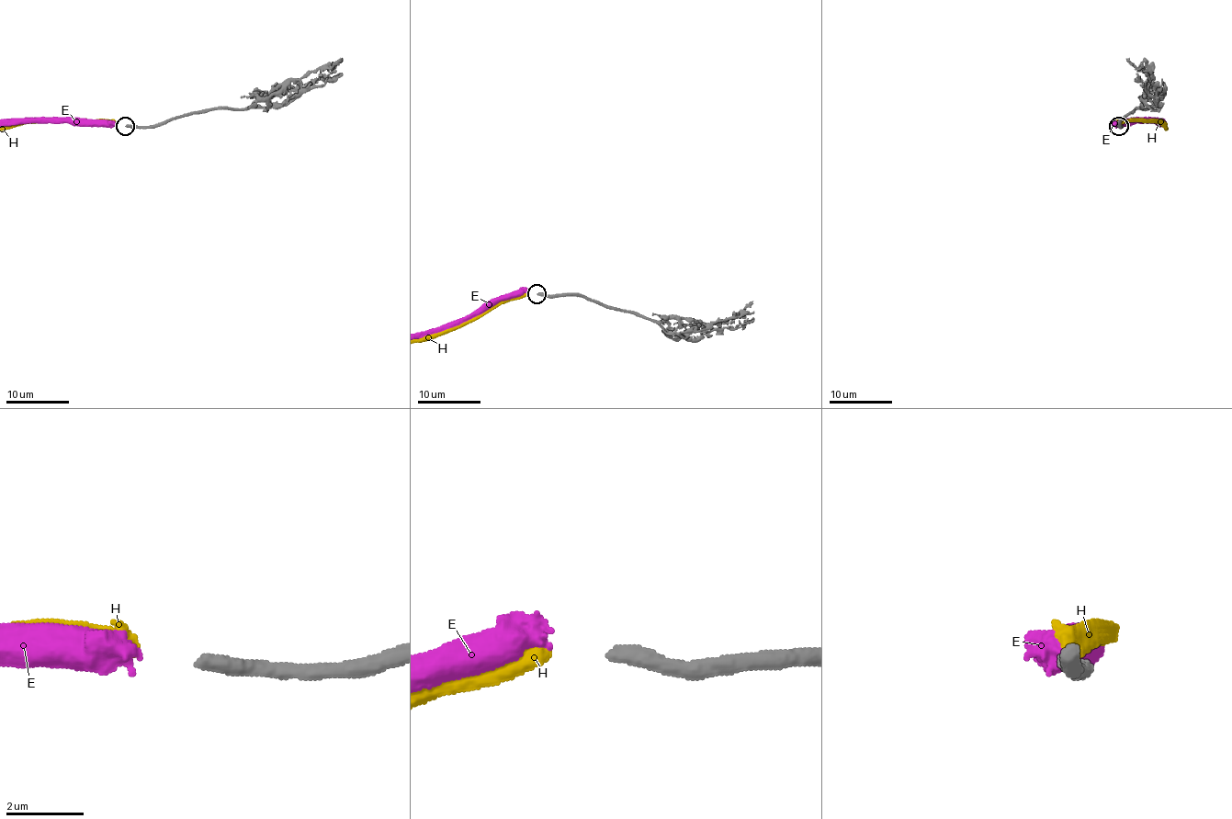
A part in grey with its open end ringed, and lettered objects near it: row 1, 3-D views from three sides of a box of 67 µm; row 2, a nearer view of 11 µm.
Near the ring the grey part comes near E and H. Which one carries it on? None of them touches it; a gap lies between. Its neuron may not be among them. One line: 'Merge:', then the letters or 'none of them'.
Merge: H

